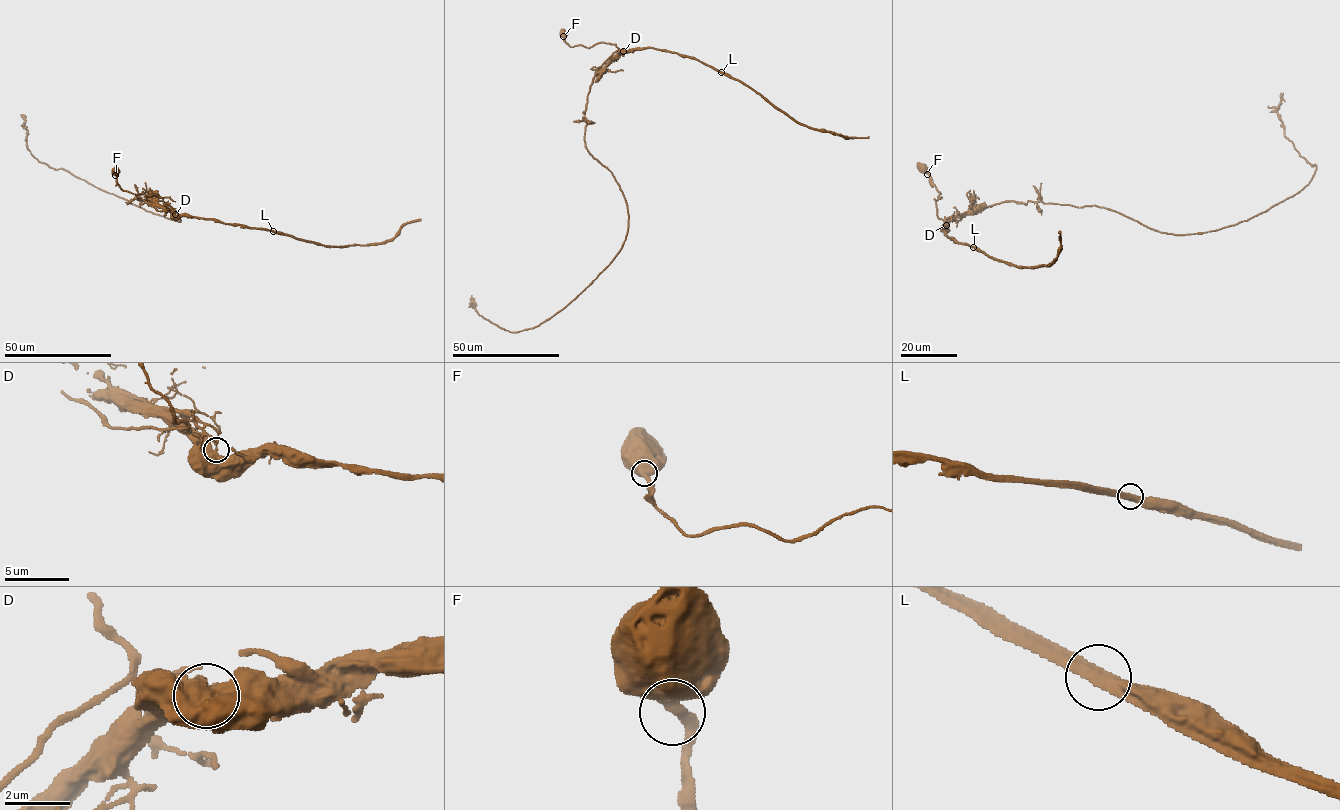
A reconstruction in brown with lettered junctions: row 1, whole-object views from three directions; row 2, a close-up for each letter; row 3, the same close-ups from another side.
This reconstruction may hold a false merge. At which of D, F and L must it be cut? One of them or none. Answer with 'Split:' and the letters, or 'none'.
Split: D

